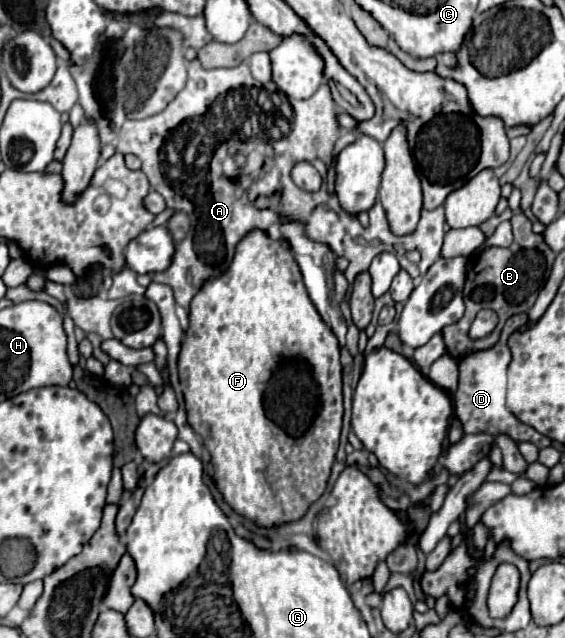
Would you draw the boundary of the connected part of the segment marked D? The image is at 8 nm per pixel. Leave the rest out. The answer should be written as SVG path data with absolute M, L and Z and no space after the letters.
M517 314L511 316L501 332L499 342L483 352L471 354L463 360L459 360L459 388L453 396L453 410L455 416L461 420L463 430L467 434L477 434L477 432L487 432L491 436L497 436L501 432L509 434L515 442L533 442L535 446L541 446L543 434L539 434L535 428L519 422L519 418L515 418L515 414L511 414L507 410L505 404L505 394L507 394L507 366L511 362L511 352L507 346L507 338L523 328L527 324L527 314Z

